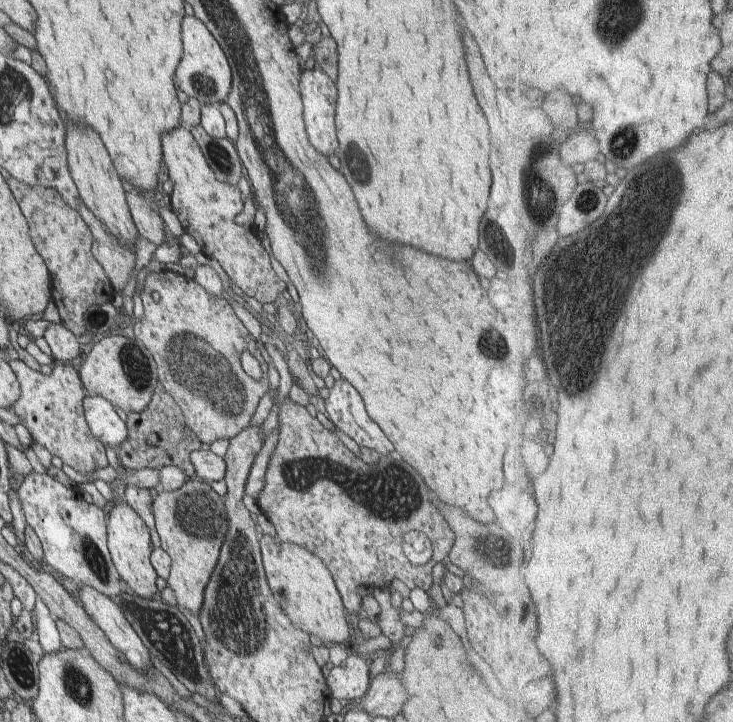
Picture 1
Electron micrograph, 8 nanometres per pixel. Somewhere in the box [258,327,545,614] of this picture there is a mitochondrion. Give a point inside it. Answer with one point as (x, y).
(389, 497)

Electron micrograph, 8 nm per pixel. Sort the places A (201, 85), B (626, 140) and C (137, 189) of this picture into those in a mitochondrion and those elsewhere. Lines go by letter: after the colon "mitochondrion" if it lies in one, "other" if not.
A: mitochondrion
B: mitochondrion
C: other

